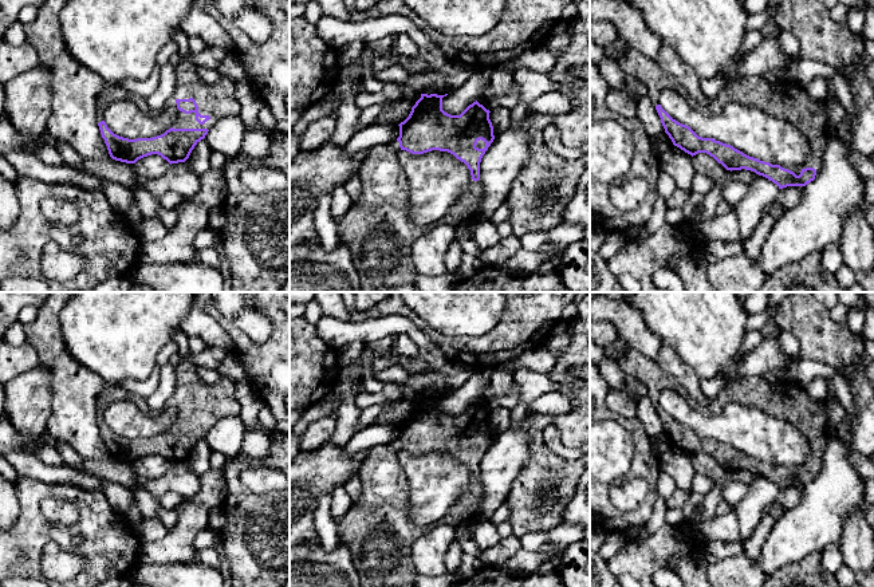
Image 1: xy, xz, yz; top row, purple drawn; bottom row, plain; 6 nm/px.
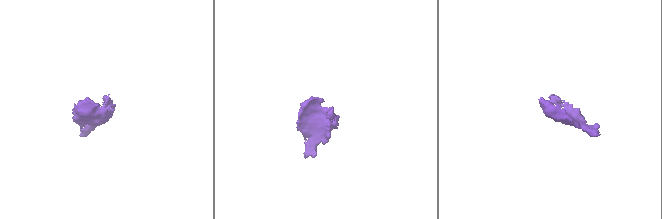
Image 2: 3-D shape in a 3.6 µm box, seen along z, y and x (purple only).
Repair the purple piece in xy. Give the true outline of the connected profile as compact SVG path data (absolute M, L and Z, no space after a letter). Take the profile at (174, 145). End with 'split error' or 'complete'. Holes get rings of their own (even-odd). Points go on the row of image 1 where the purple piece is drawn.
M181 60L176 67L176 90L173 92L178 115L173 126L164 134L153 138L129 139L114 134L105 121L99 122L99 130L109 154L113 159L135 164L138 159L158 154L170 165L185 162L194 146L205 138L208 131L225 117L239 117L241 107L236 98L236 82L231 78L221 76L216 84L206 84L197 75L197 66L188 60Z; split error

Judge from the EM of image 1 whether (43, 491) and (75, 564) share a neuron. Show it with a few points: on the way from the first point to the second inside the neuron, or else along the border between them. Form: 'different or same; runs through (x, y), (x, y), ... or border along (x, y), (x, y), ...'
different; border along (75, 551), (85, 559), (85, 566), (79, 572)

